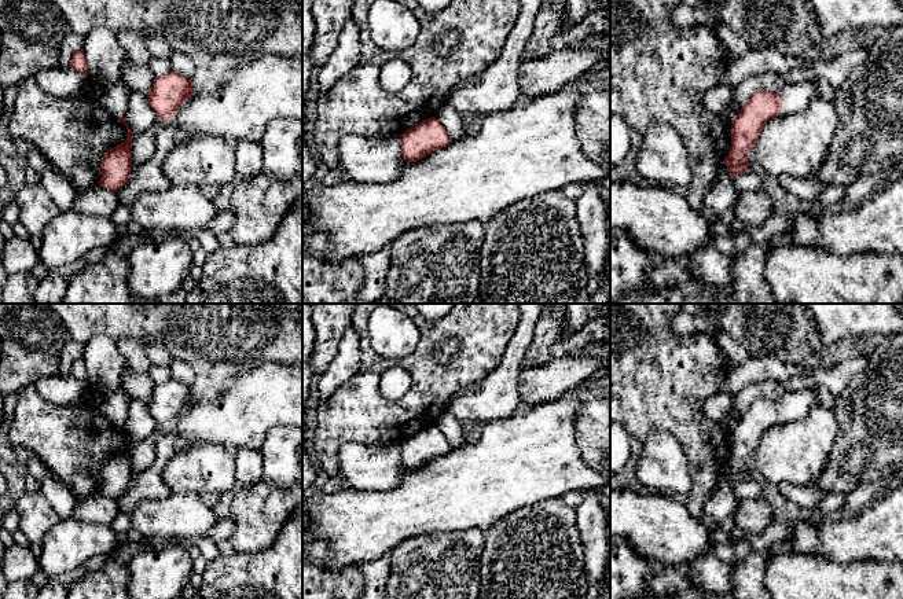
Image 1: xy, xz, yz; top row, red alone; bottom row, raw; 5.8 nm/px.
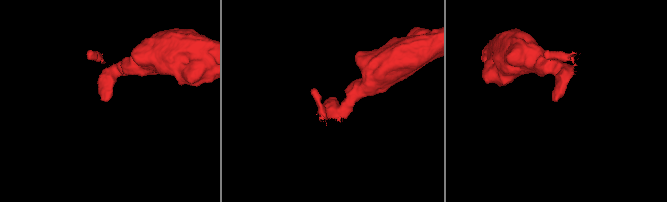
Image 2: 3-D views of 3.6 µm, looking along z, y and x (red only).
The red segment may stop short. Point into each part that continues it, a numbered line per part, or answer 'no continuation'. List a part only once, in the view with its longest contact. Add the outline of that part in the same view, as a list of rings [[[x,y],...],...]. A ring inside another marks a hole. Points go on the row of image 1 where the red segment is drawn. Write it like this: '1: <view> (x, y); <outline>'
1: yz (796, 96); [[[815,80],[804,81],[801,84],[786,84],[782,91],[782,111],[777,117],[792,115],[807,109],[810,100],[819,92]]]

